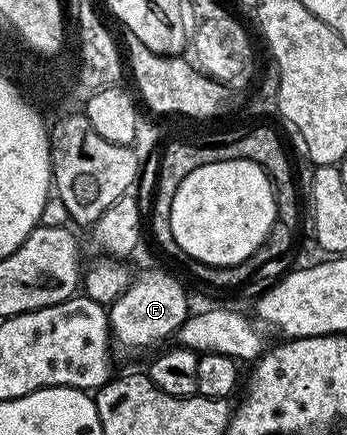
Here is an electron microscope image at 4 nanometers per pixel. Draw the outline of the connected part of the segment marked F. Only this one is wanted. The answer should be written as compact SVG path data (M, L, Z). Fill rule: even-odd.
M145 270L132 279L130 285L108 307L109 328L114 343L129 350L144 346L160 347L164 338L172 339L191 313L189 298L181 282L165 270Z

